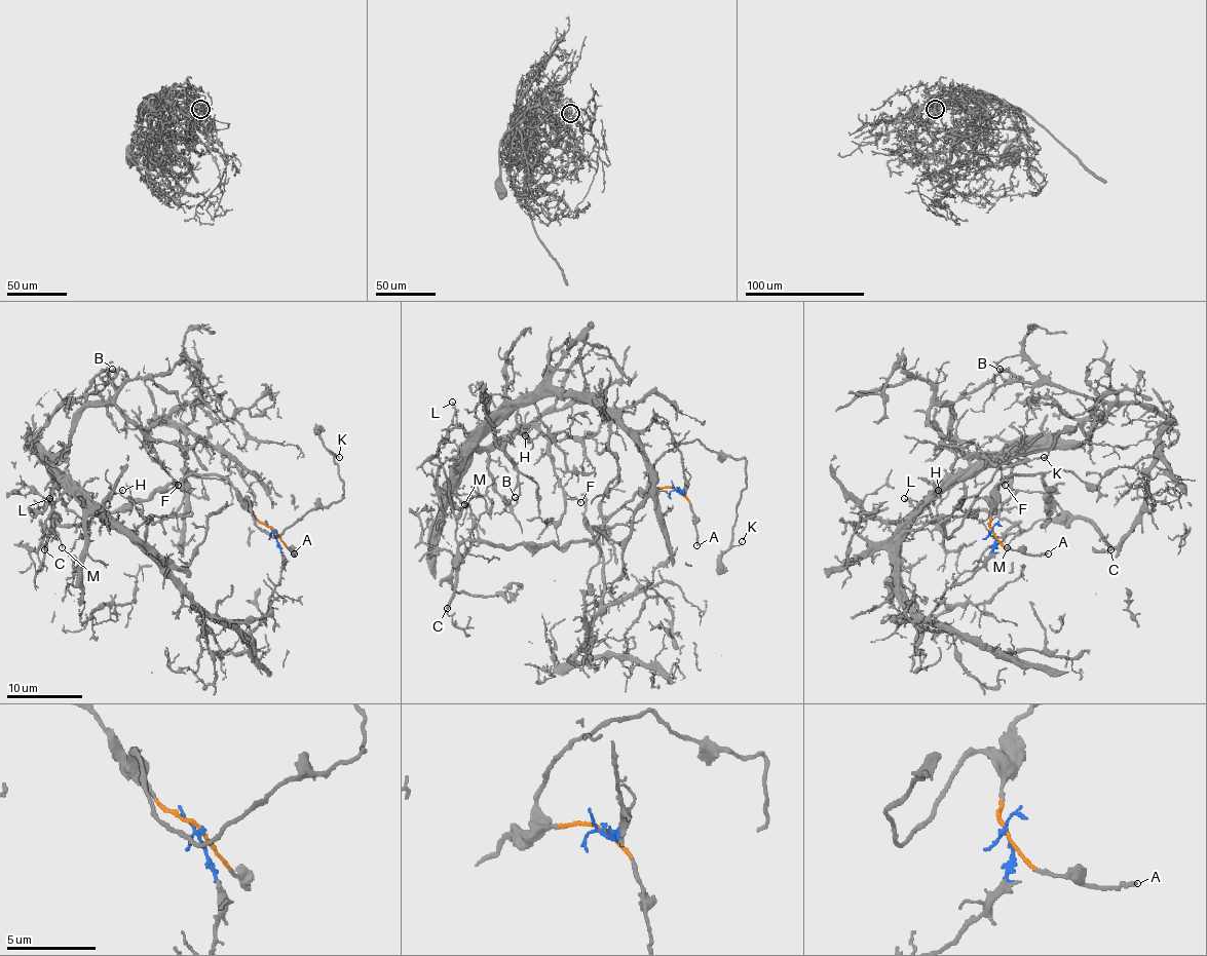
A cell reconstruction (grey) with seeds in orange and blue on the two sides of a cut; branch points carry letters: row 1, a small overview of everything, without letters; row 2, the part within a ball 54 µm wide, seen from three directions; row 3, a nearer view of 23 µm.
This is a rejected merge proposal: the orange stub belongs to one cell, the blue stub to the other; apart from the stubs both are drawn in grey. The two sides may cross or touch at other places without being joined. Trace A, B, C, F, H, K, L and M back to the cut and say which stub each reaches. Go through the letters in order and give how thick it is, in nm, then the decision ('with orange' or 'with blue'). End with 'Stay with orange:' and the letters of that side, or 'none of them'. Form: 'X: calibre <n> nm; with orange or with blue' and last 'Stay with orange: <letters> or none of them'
A: calibre 190 nm; with orange
B: calibre 140 nm; with blue
C: calibre 360 nm; with orange
F: calibre 140 nm; with blue
H: calibre 150 nm; with blue
K: calibre 120 nm; with orange
L: calibre 110 nm; with blue
M: calibre 110 nm; with orange
Stay with orange: A, C, K, M

